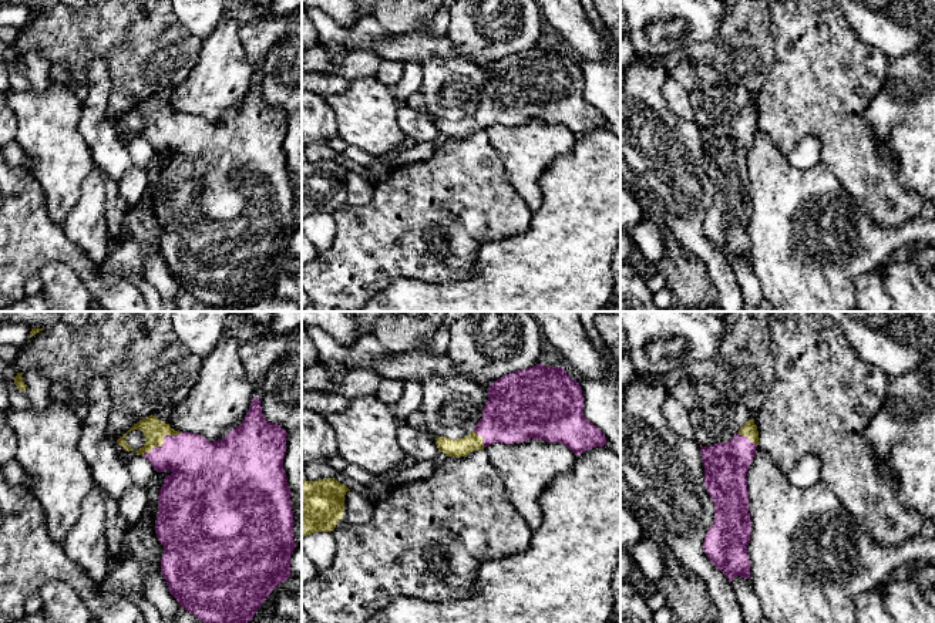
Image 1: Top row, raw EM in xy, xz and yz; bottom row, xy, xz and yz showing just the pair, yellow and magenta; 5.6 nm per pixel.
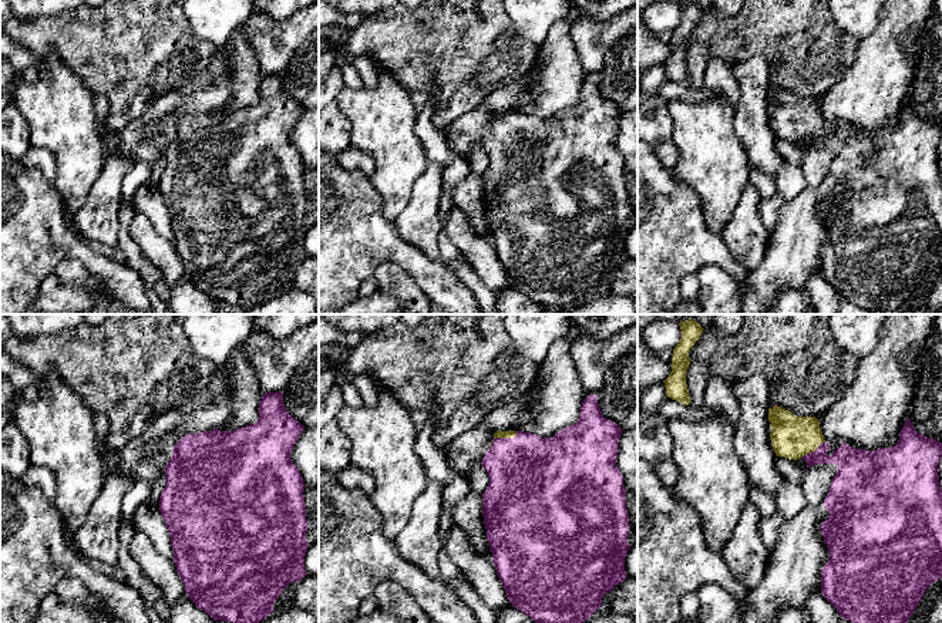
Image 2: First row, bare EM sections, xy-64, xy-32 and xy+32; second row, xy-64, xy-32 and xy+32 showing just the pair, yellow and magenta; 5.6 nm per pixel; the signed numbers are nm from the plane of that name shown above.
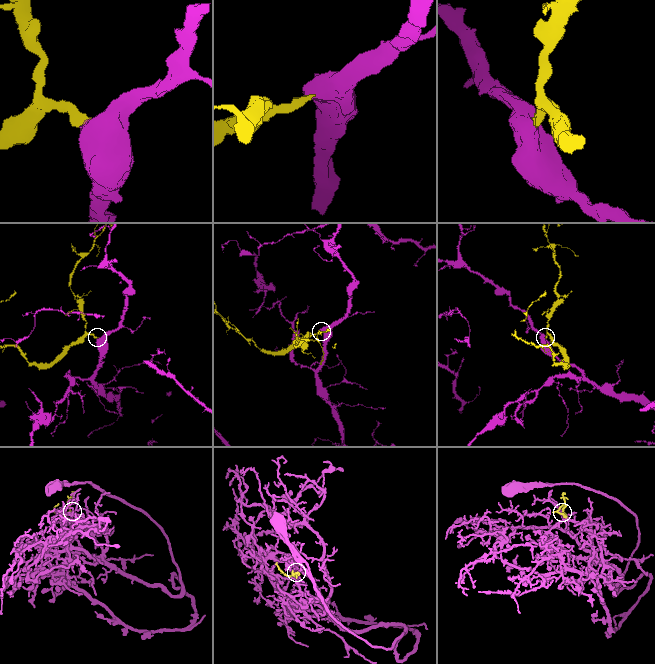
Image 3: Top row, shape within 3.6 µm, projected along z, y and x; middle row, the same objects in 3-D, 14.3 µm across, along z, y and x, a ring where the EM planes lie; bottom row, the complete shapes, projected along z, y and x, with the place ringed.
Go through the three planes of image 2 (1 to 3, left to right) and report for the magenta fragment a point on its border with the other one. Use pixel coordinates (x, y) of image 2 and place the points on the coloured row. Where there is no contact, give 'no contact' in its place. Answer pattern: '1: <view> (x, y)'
1: no contact
2: xy-32 (505, 437)
3: xy+32 (811, 451)

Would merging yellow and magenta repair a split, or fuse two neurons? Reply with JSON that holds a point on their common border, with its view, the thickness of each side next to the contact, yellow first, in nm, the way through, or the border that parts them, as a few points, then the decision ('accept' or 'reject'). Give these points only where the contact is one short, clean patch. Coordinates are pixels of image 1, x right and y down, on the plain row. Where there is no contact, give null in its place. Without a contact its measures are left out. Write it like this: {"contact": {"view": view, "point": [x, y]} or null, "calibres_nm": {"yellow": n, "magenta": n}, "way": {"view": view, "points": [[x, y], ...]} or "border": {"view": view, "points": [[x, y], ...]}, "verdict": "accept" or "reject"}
{"contact": {"view": "xy", "point": [162, 123]}, "calibres_nm": {"yellow": 130, "magenta": 320}, "way": {"view": "xy", "points": [[154, 111], [162, 123], [198, 148]]}, "verdict": "accept"}

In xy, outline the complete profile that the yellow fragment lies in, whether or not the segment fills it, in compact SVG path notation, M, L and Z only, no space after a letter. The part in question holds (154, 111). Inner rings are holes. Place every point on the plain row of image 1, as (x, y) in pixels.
M258 78L252 81L242 105L219 122L211 124L199 115L175 112L149 97L117 121L125 132L132 132L124 119L134 111L141 111L145 118L137 137L145 138L157 154L172 154L164 159L159 171L155 202L155 215L164 228L161 255L169 275L182 290L209 307L233 312L253 302L263 282L290 257L290 236L296 229L290 171L283 151L287 114L265 101Z

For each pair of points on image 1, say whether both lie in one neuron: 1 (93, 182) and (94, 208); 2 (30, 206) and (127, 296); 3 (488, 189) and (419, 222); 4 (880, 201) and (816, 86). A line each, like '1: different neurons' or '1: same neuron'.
1: same neuron
2: same neuron
3: same neuron
4: same neuron

